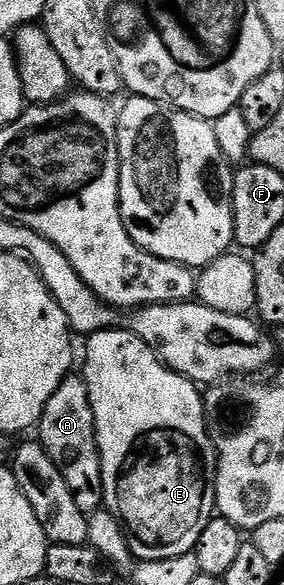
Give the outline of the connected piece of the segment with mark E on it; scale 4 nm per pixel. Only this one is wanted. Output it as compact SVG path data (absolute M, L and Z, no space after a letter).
M126 328L102 330L90 335L86 342L87 359L83 362L81 377L87 386L89 404L93 408L93 416L95 417L95 435L99 445L99 459L103 473L104 507L123 526L132 555L139 562L169 560L173 556L190 554L201 540L201 532L205 532L205 528L217 514L215 509L215 477L217 476L219 457L215 454L211 432L207 429L207 409L203 406L203 394L200 387L184 374L178 374L175 370L169 369L149 348L149 344L145 344L145 340L141 340L132 330Z

